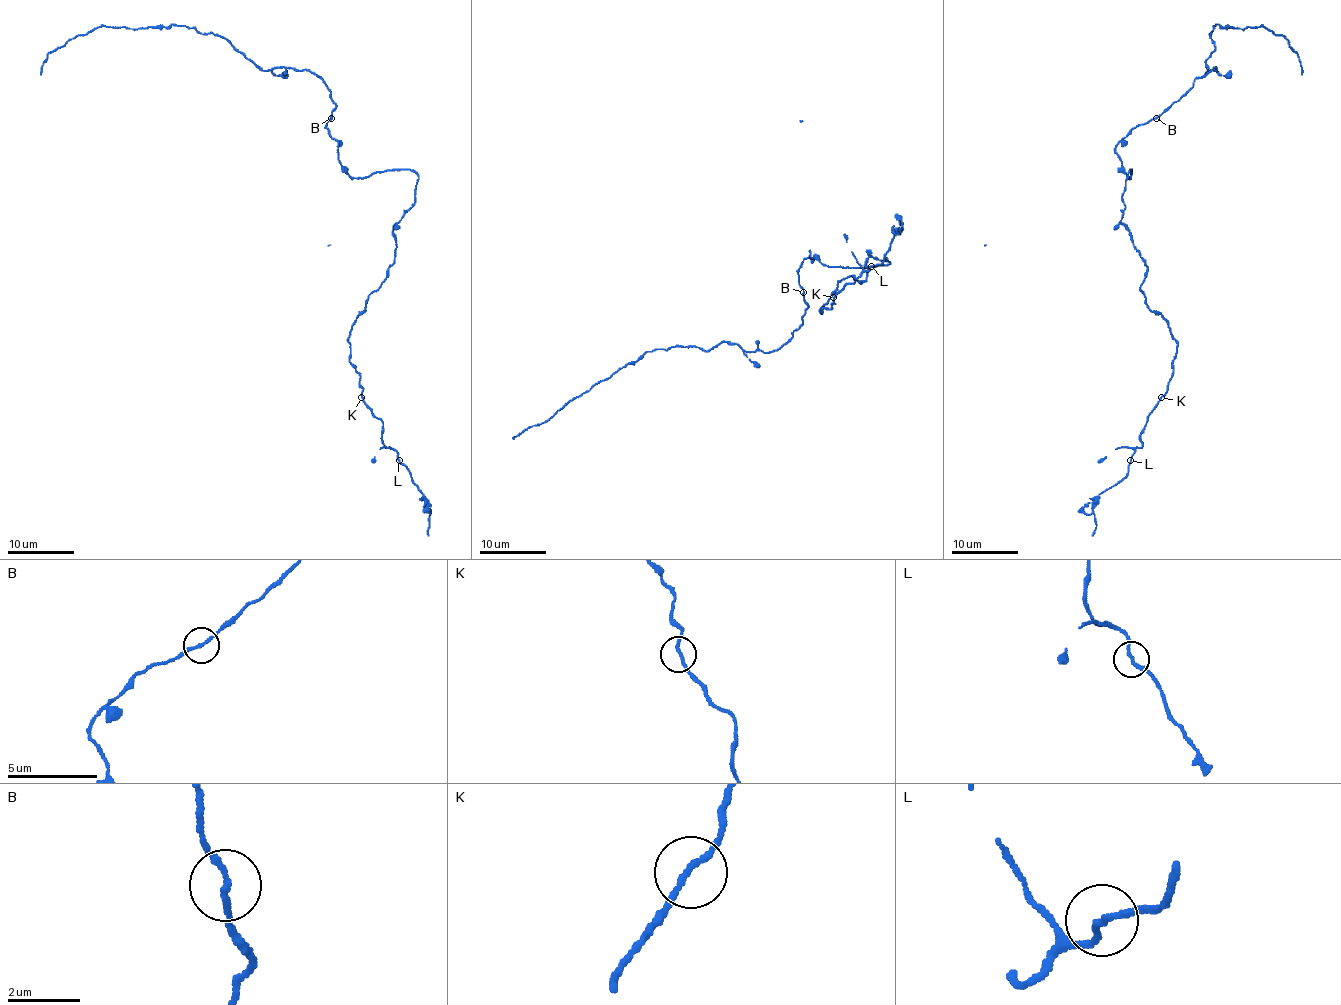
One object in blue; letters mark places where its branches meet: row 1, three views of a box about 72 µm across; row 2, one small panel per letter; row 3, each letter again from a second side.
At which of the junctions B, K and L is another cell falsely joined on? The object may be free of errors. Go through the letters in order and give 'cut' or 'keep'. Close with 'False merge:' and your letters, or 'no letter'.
B: keep
K: keep
L: keep
False merge: no letter

